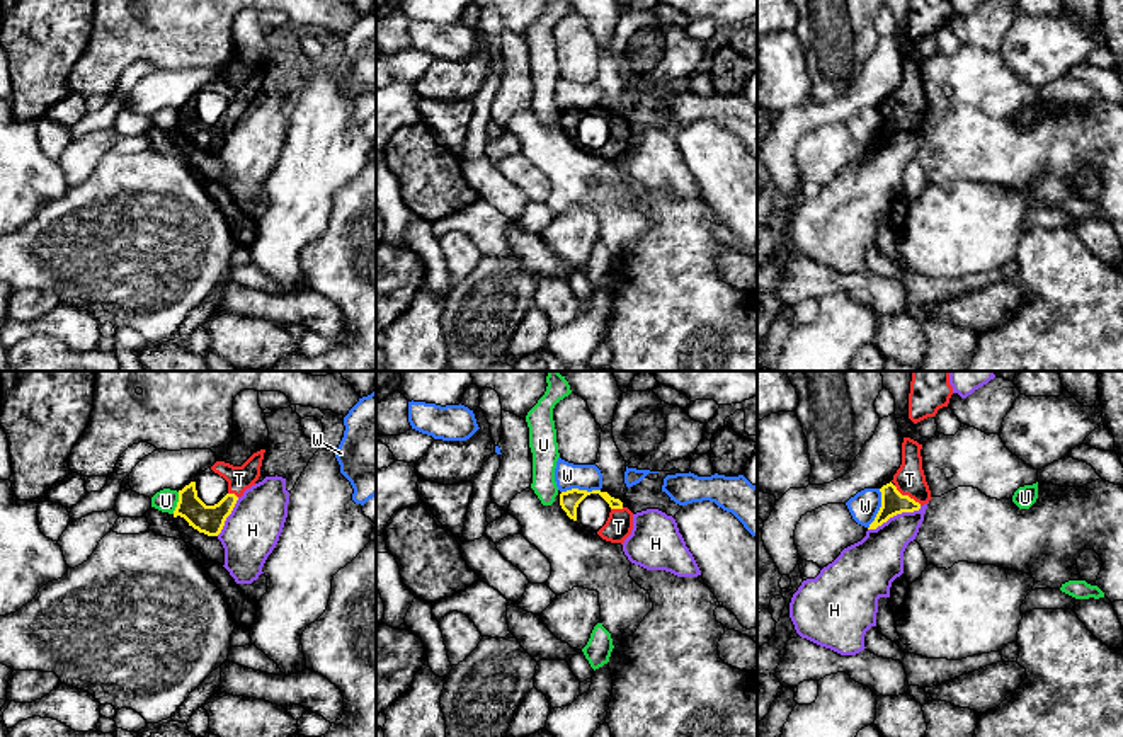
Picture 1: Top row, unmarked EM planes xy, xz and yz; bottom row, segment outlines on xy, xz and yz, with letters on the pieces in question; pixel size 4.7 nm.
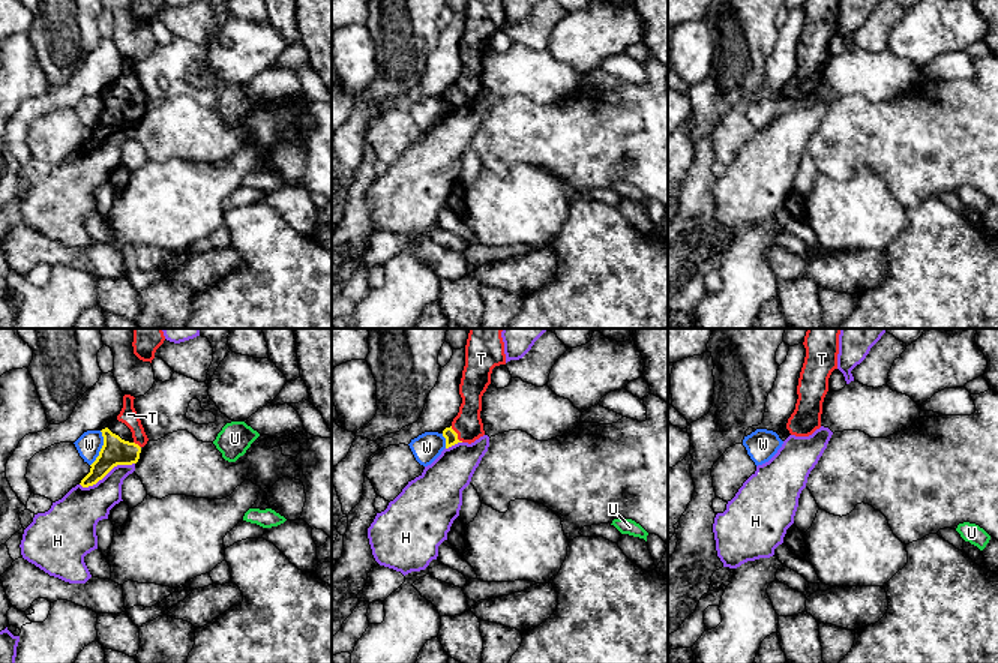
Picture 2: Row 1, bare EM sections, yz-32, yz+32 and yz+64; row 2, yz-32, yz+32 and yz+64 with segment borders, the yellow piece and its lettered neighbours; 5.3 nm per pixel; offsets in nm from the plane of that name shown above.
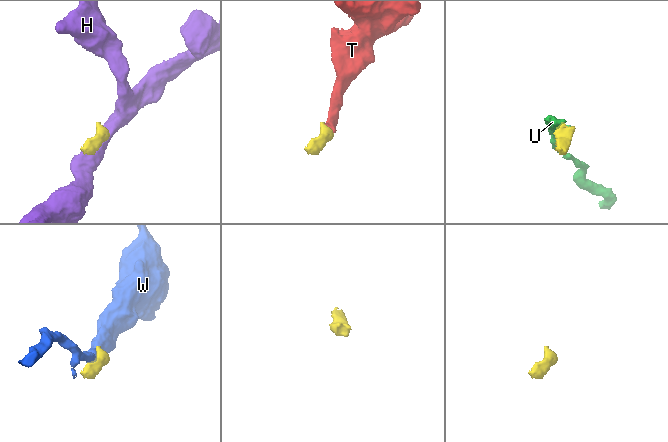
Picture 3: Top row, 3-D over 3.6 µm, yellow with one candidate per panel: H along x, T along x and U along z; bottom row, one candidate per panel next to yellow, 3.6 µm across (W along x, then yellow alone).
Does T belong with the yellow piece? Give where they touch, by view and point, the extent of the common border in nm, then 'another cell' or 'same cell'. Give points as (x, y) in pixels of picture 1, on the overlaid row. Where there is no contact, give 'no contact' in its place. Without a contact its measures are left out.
contact yz (907, 496); length 160 nm; same cell

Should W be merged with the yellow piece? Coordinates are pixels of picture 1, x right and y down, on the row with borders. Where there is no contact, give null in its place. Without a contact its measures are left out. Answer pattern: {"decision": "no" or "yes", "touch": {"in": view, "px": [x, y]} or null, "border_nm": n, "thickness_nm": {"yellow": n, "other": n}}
{"decision": "no", "touch": {"in": "yz", "px": [880, 509]}, "border_nm": 200, "thickness_nm": {"yellow": 110, "other": 140}}

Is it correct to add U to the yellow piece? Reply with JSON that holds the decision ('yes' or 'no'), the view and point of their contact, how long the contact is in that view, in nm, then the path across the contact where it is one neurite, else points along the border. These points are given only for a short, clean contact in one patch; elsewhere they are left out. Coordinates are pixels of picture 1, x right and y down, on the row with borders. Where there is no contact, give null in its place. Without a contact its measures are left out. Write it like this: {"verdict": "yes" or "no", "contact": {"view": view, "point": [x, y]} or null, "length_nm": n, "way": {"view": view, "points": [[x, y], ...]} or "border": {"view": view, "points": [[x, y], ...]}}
{"verdict": "no", "contact": {"view": "xy", "point": [177, 502]}, "length_nm": 110, "border": {"view": "xy", "points": [[179, 492], [179, 501], [172, 513]]}}

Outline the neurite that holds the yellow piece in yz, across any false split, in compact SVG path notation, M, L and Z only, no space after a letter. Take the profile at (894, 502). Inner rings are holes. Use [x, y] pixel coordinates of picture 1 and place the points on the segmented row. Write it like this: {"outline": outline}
{"outline": "M904 437L902 465L893 480L880 488L881 507L868 529L876 529L897 514L919 511L932 499L922 470L921 449L922 444Z"}

